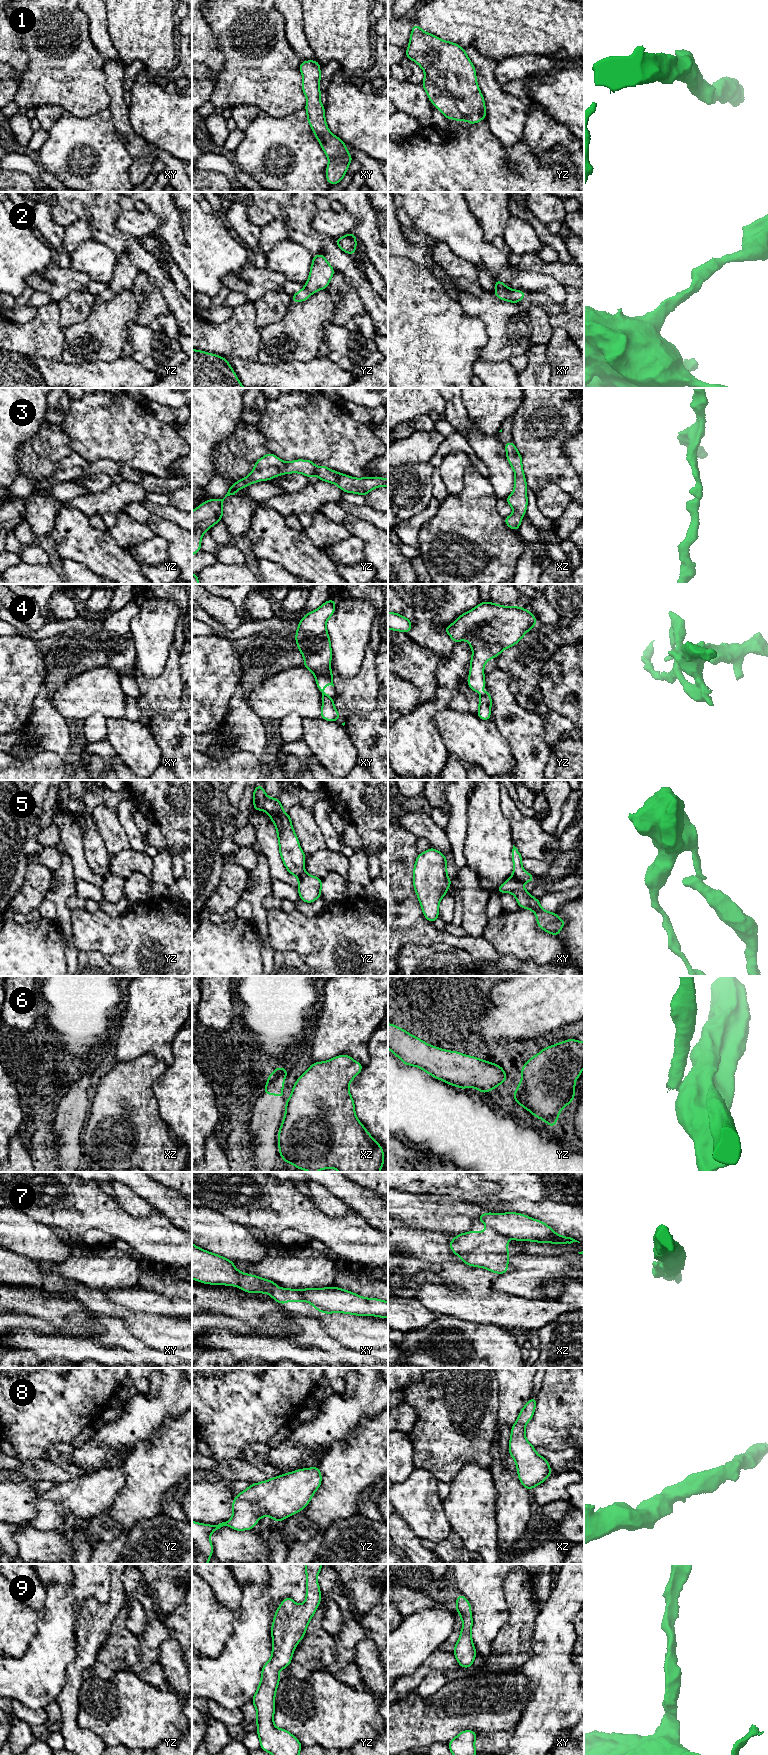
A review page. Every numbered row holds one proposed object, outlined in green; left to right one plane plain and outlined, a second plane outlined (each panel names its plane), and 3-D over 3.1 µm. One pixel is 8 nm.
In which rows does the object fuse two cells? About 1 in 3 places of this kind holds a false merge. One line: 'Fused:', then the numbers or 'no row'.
Fused: 5, 6, 7

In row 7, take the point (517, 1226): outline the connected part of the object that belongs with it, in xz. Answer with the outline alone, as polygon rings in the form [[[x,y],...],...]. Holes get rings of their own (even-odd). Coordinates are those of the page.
[[[487,1212],[478,1215],[477,1220],[483,1222],[494,1231],[516,1241],[554,1244],[580,1243],[571,1237],[558,1235],[544,1222],[521,1213],[508,1212],[494,1214]]]

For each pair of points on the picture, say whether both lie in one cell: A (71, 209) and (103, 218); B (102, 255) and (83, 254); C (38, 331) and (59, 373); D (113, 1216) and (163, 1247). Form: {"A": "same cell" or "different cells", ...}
{"A": "same cell", "B": "same cell", "C": "different cells", "D": "same cell"}

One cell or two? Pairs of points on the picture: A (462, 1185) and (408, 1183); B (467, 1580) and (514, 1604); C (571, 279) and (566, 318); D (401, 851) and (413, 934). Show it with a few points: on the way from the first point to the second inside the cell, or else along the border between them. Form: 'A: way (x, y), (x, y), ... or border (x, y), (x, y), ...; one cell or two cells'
A: way (449, 1184), (421, 1184); one cell
B: border (506, 1576), (504, 1598), (508, 1620), (505, 1623); two cells
C: way (571, 289), (571, 308); one cell
D: way (406, 872), (406, 893), (409, 896), (409, 913); one cell

